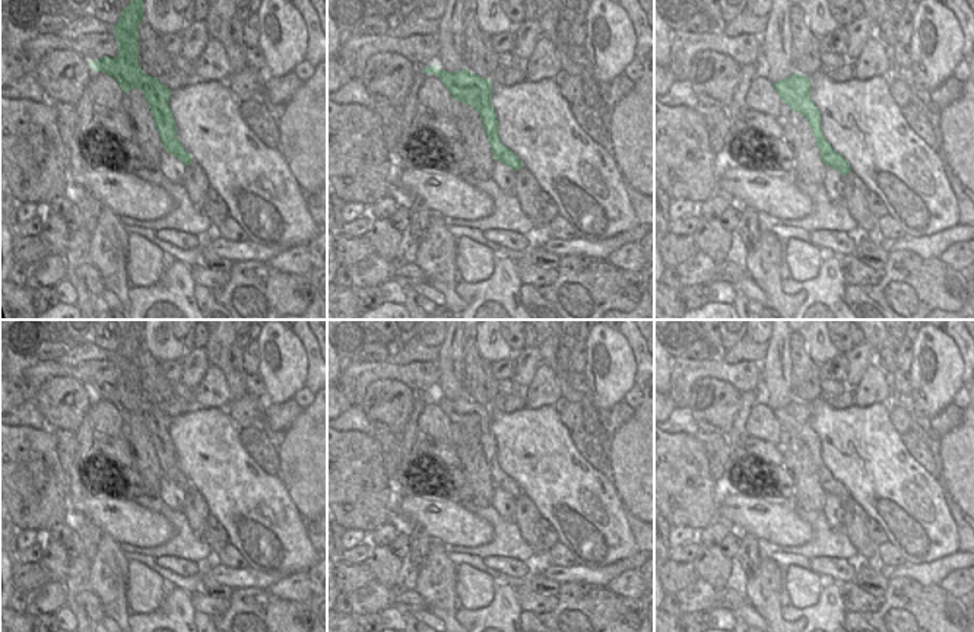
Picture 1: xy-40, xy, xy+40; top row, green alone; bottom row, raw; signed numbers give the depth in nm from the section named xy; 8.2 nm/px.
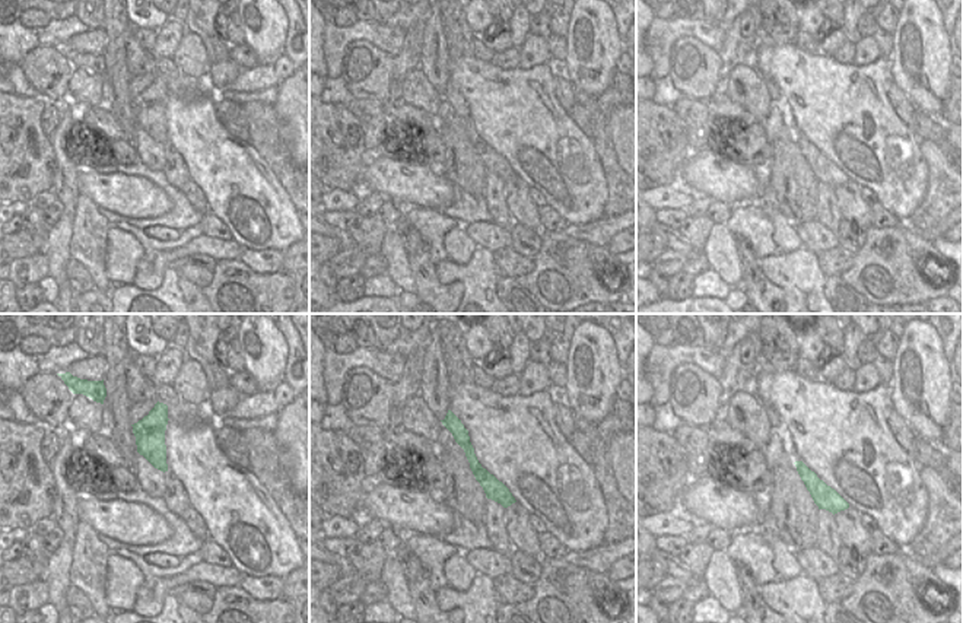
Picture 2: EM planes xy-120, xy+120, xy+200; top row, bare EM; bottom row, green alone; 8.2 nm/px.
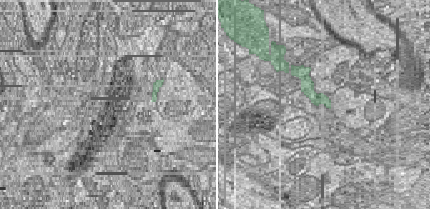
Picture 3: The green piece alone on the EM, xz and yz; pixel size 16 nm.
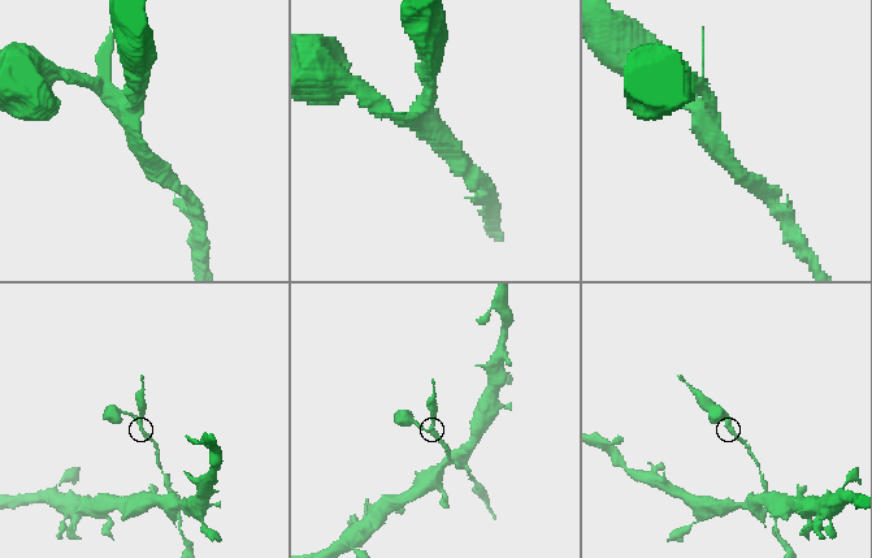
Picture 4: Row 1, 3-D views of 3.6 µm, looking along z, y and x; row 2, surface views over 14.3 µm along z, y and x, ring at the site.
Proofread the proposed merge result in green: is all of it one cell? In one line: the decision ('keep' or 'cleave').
keep

